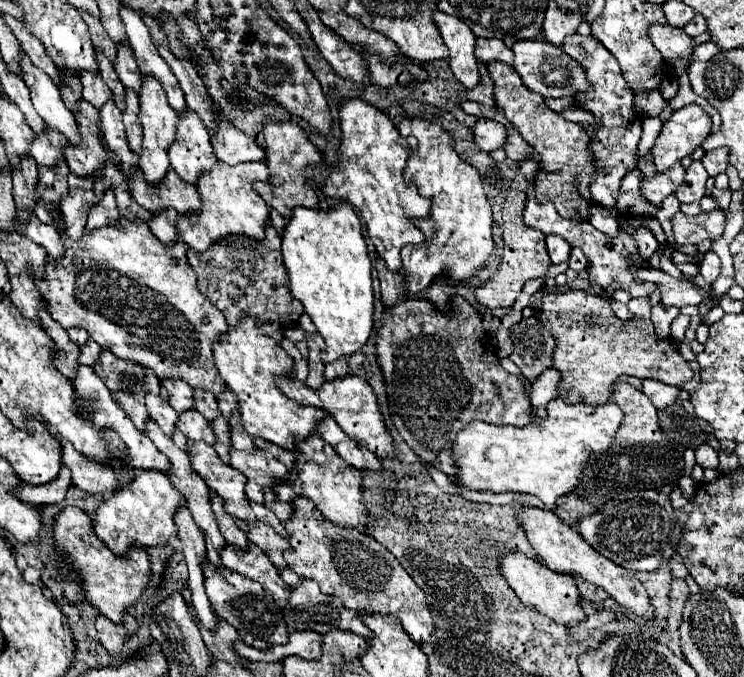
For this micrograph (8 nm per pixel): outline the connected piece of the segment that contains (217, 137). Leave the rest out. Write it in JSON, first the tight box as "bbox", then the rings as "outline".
{"bbox":[211,110,265,164],"outline":[[[215,110],[217,128],[211,136],[211,144],[215,156],[225,164],[241,164],[241,162],[263,162],[265,152],[255,144],[255,140],[243,134],[237,126],[233,126],[221,110]]]}

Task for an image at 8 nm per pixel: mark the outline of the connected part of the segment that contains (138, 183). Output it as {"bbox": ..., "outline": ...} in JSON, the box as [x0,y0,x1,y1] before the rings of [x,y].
{"bbox":[127,168,199,214],"outline":[[[139,168],[133,170],[133,176],[127,182],[133,198],[149,212],[157,212],[159,208],[167,208],[167,206],[173,206],[179,214],[199,210],[199,194],[195,184],[183,184],[183,180],[175,176],[173,168],[171,172],[167,172],[167,180],[163,180],[159,188],[151,188],[143,180],[143,172],[139,172]]]}

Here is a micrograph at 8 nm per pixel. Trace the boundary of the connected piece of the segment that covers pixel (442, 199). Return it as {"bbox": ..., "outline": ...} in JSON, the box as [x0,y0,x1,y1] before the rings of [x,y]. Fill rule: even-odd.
{"bbox":[397,118,493,296],"outline":[[[413,118],[403,120],[397,130],[401,138],[417,138],[417,148],[409,152],[409,162],[403,172],[403,180],[407,184],[417,186],[419,194],[431,198],[433,204],[427,218],[411,219],[423,232],[425,242],[419,246],[401,248],[405,292],[413,296],[425,292],[439,276],[445,276],[447,284],[453,286],[465,278],[471,278],[473,270],[481,268],[493,254],[493,220],[479,172],[457,156],[457,152],[453,150],[451,136],[441,126],[421,118]]]}

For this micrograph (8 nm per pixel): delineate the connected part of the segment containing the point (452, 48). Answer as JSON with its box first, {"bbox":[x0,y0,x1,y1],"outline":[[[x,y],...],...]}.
{"bbox":[431,10,479,88],"outline":[[[439,10],[431,14],[431,20],[435,20],[435,26],[449,48],[449,68],[455,80],[465,88],[475,88],[475,84],[479,84],[477,60],[473,54],[477,40],[475,34],[457,16],[449,16]]]}

